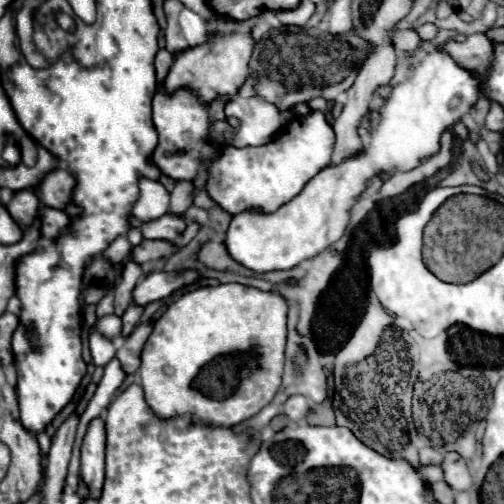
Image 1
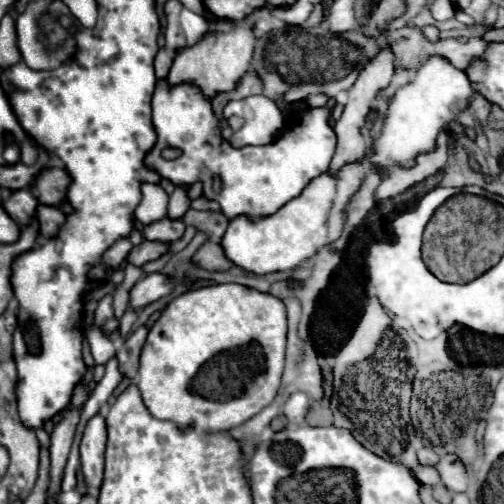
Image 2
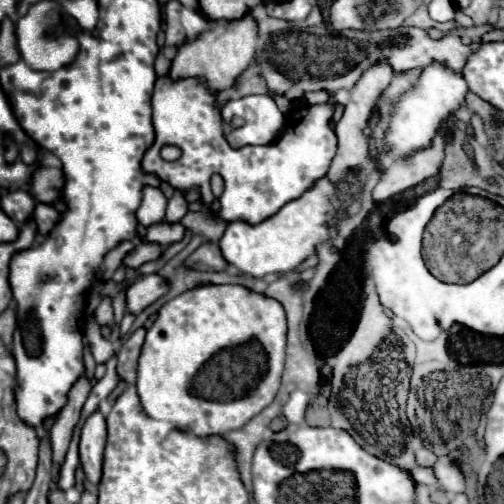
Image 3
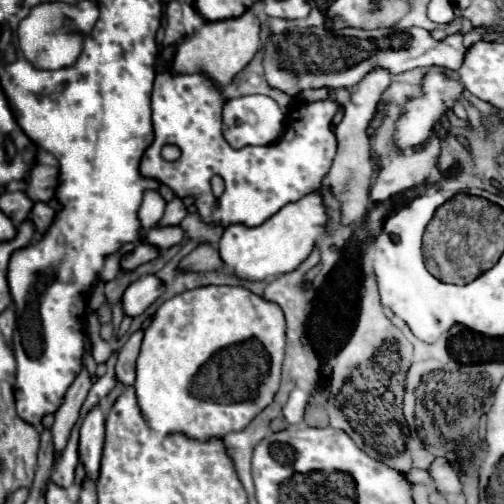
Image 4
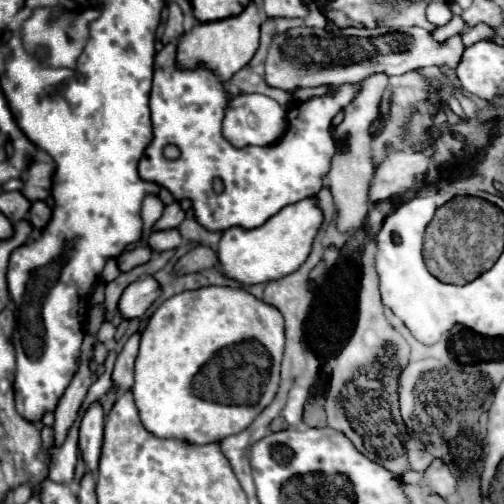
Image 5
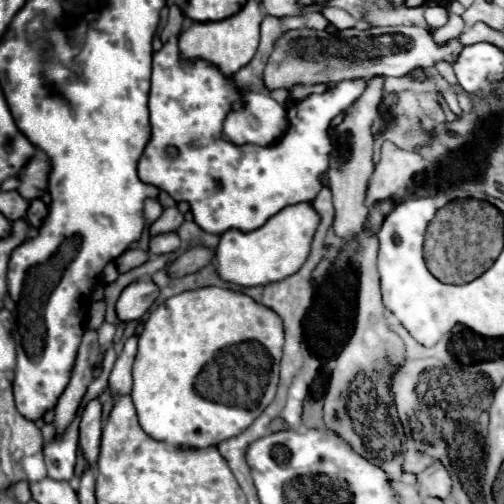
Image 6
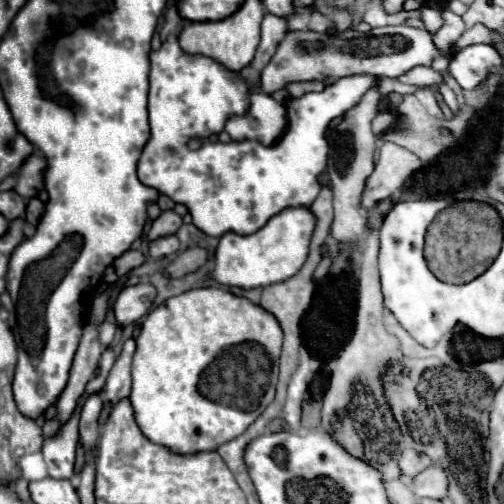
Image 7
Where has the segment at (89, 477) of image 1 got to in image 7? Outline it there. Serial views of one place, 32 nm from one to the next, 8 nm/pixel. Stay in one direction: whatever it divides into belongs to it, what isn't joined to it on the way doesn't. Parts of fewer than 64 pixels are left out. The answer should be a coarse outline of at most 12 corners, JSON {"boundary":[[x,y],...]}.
{"boundary":[[100,394],[88,396],[80,412],[80,440],[96,454]]}

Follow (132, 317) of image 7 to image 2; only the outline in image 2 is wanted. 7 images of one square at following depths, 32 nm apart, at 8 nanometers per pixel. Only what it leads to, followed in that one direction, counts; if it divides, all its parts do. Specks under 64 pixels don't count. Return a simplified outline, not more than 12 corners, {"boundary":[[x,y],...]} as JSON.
{"boundary":[[160,272],[146,274],[130,290],[130,308],[140,312],[172,290]]}

